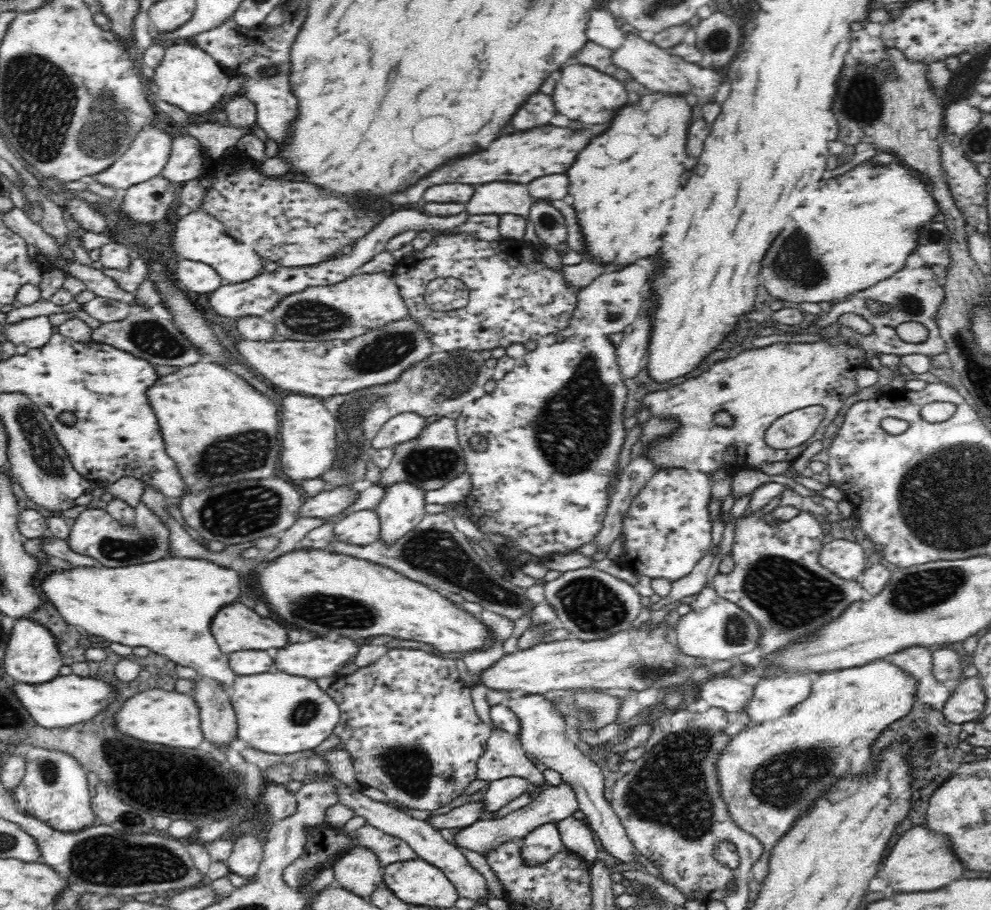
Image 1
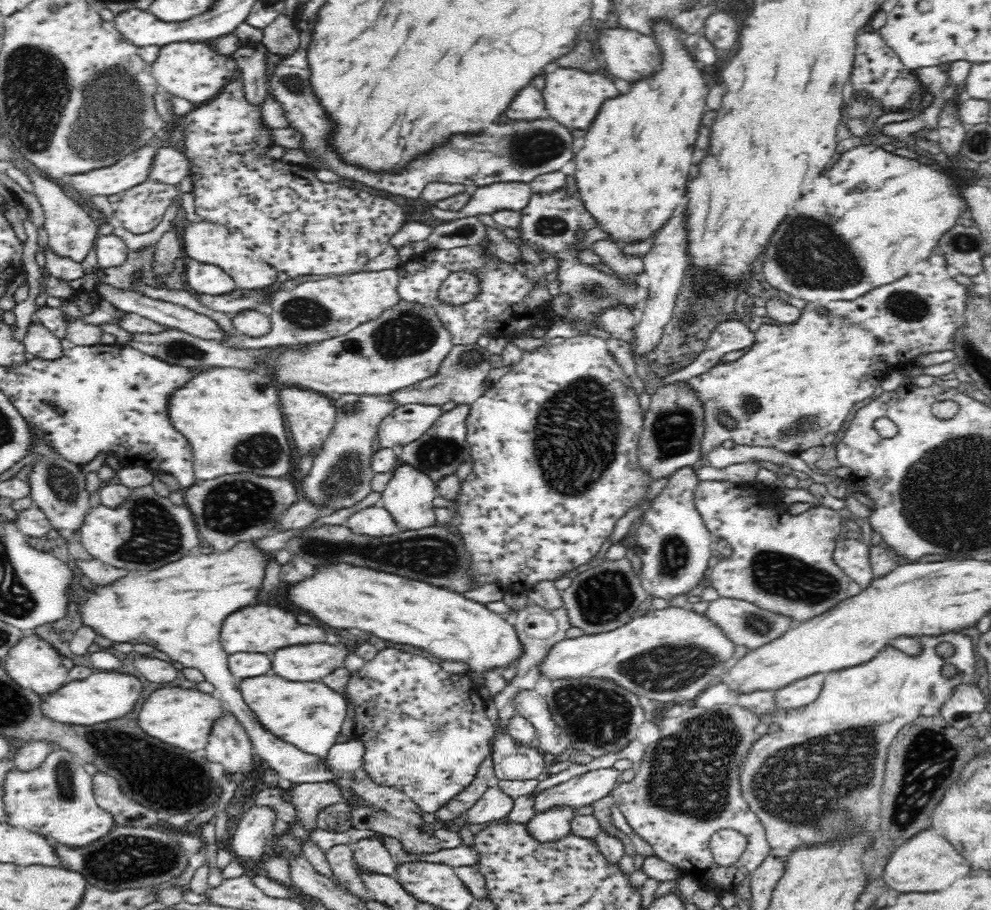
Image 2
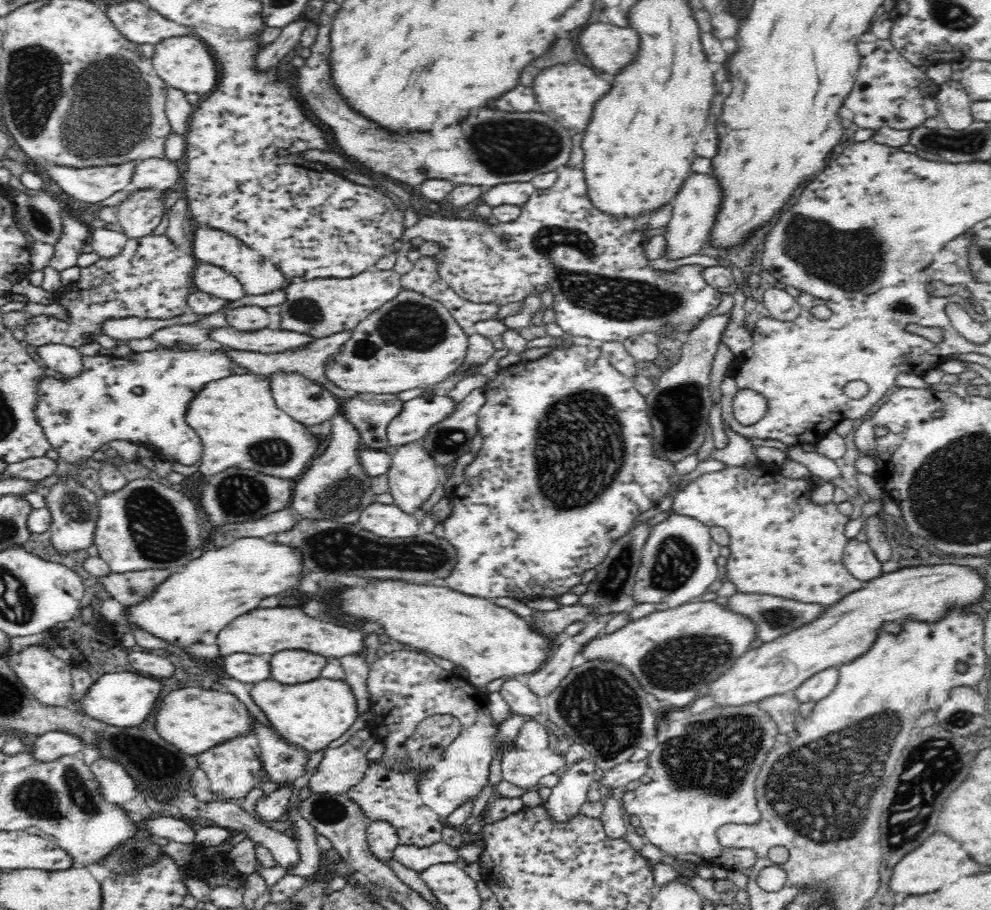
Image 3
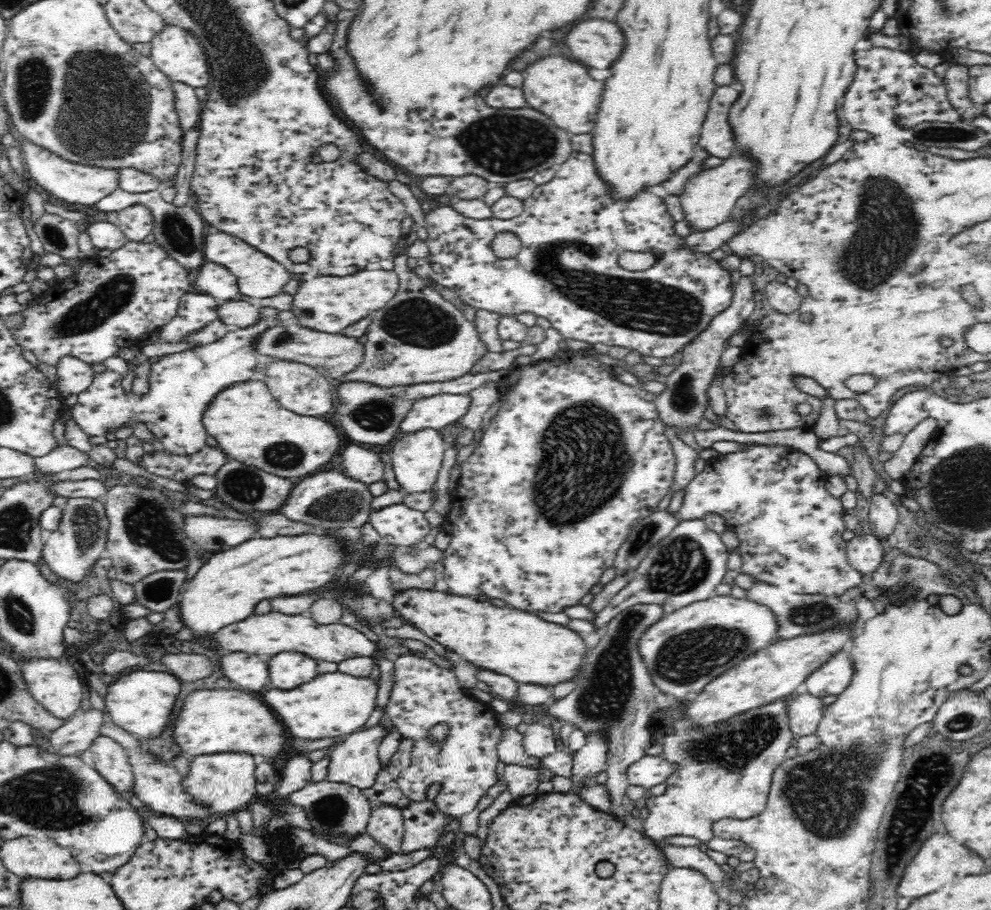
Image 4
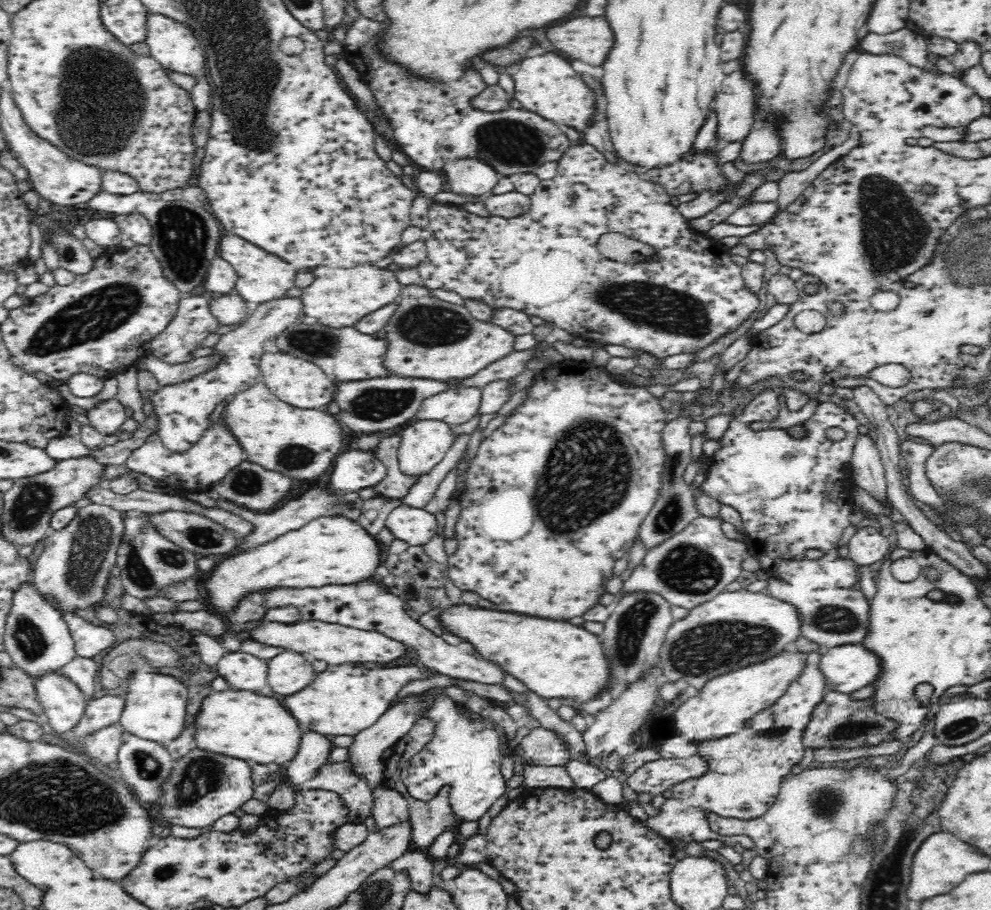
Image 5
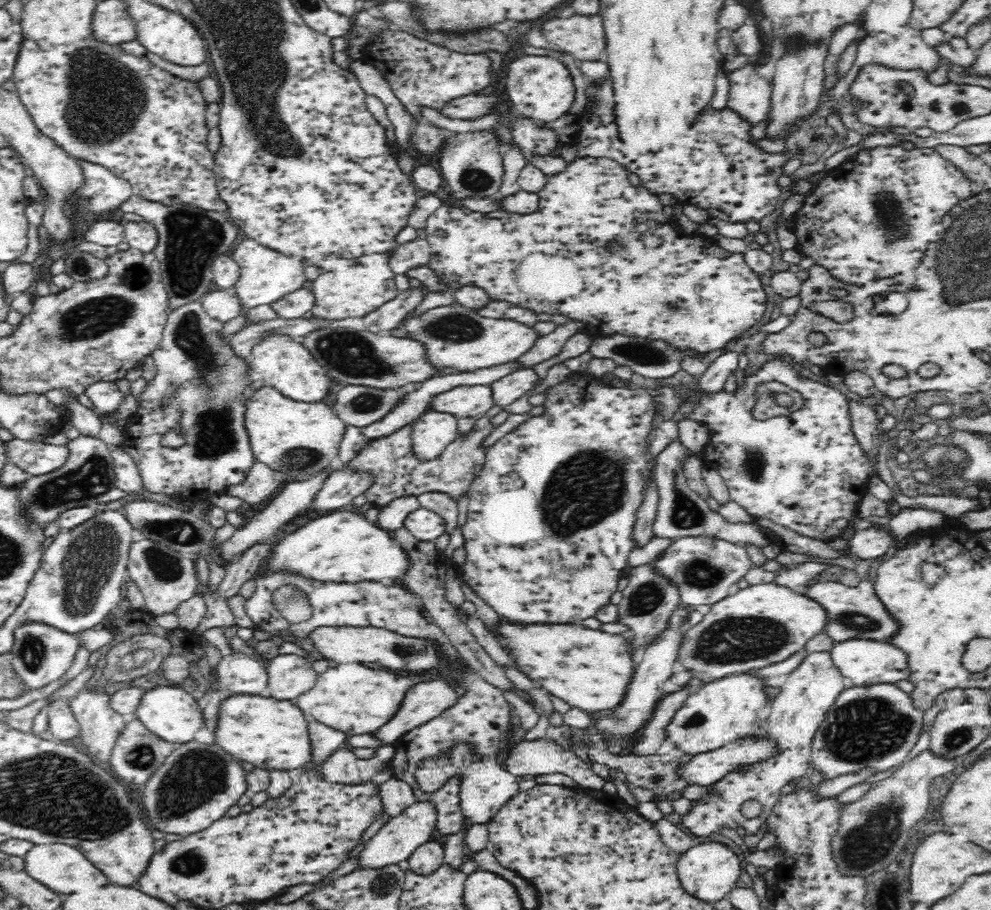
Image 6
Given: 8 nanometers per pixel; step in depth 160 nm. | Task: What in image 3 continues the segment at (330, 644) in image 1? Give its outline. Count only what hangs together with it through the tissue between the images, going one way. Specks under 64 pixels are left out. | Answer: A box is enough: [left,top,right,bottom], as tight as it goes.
[270,650,328,684]

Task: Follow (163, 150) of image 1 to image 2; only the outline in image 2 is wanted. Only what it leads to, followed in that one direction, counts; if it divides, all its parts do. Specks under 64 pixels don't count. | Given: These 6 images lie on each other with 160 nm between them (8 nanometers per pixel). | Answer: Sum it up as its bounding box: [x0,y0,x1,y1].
[67,147,156,198]

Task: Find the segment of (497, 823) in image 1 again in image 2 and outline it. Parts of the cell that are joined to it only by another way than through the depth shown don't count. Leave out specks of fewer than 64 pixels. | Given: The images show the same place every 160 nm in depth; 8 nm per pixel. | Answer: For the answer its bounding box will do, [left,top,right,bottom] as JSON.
[535,768,622,813]

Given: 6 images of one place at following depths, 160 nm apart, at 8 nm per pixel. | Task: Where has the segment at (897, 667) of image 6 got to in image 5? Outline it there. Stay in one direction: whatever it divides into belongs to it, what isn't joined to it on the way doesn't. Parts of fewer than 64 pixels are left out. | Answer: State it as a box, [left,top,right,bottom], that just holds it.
[818,643,884,692]

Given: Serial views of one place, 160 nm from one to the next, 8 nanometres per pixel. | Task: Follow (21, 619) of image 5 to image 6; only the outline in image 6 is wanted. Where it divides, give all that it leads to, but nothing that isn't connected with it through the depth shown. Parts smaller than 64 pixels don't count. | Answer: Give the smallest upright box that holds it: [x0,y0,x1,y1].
[11,624,80,692]

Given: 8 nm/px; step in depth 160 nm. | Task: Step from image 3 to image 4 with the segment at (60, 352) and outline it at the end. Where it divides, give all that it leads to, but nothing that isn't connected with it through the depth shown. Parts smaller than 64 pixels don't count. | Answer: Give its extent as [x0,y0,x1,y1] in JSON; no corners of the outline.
[56,356,94,398]

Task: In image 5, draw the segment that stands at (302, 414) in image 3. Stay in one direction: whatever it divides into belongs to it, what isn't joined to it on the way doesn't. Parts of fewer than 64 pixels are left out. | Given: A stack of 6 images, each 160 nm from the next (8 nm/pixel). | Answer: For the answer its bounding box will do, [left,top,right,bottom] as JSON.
[258,346,338,411]

